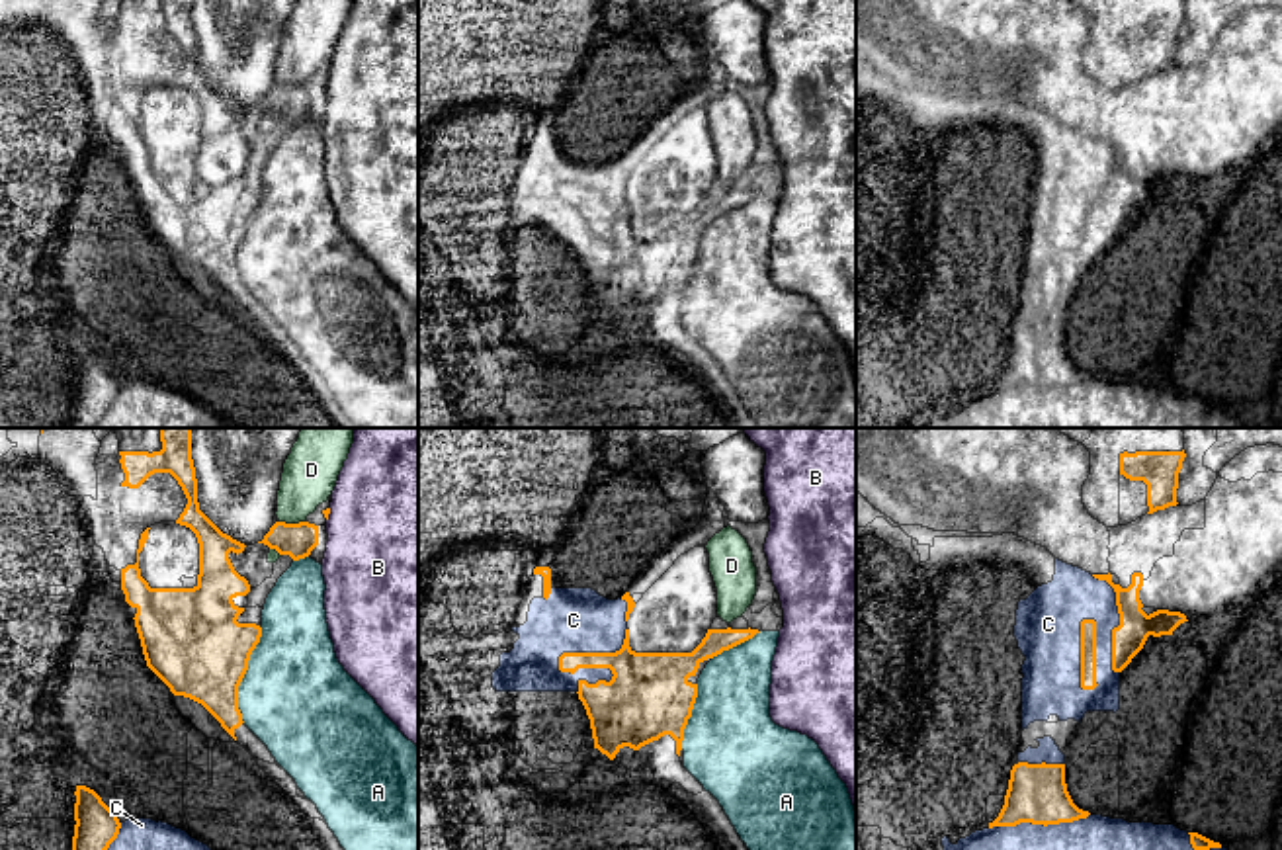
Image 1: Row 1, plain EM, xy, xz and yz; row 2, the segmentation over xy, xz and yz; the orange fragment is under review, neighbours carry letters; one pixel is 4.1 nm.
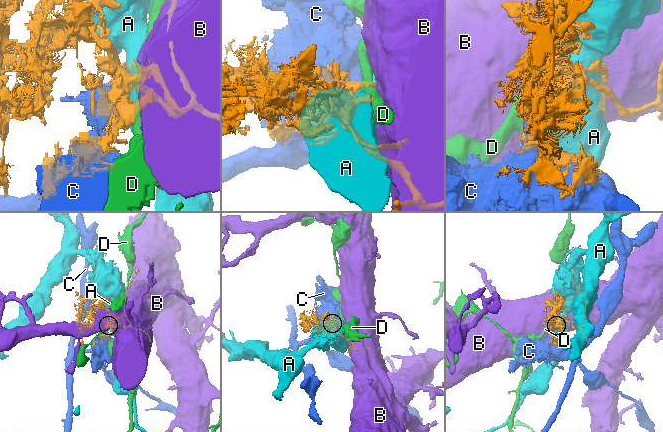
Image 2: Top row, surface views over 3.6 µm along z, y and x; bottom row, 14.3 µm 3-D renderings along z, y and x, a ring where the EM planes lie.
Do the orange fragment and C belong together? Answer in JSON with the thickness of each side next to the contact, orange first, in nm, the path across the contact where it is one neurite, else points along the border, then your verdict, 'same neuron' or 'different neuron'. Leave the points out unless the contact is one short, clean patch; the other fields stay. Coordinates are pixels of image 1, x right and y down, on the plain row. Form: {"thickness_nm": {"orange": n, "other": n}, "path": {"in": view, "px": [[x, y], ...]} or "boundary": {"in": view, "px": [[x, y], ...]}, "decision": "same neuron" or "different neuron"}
{"thickness_nm": {"orange": 220, "other": 280}, "decision": "different neuron"}

